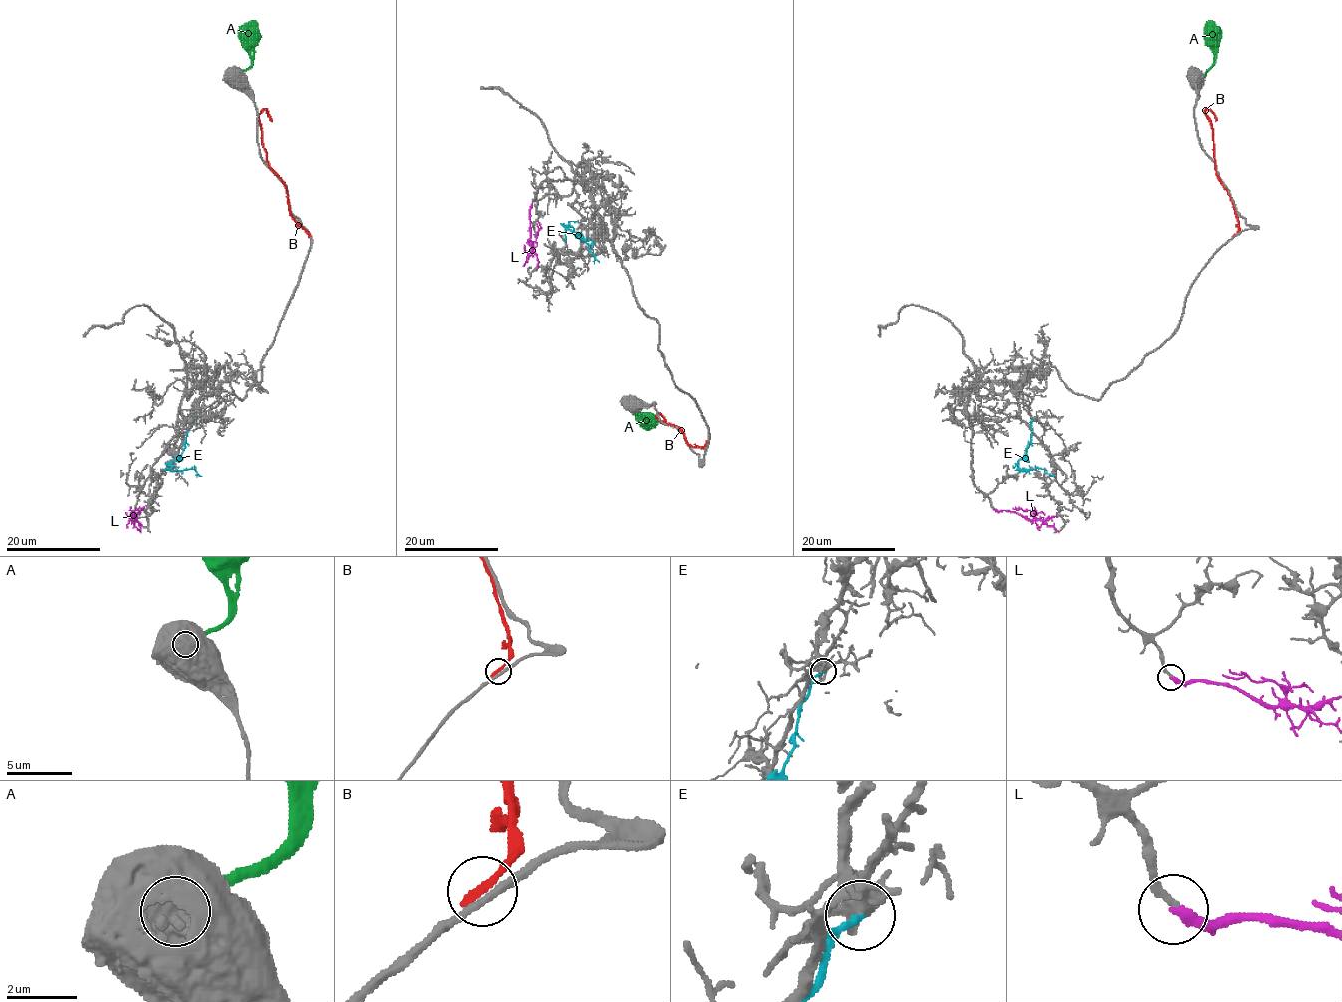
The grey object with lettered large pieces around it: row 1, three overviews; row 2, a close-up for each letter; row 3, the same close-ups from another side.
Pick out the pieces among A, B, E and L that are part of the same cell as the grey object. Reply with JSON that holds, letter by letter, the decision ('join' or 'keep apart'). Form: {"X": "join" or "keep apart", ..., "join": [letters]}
{"A": "keep apart", "B": "keep apart", "E": "keep apart", "L": "join", "join": ["L"]}

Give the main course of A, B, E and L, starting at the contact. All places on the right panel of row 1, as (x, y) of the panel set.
A: (1205, 75), (1217, 54), (1217, 30), (1208, 20)
B: (1234, 235), (1238, 231), (1238, 218), (1232, 199), (1217, 175), (1212, 123), (1205, 112), (1208, 109), (1215, 121)
E: (1034, 420), (1028, 448), (1018, 461), (1018, 468), (1027, 471), (1038, 468), (1055, 477)
L: (994, 509), (1015, 511), (1030, 519), (1035, 516), (1029, 510), (1013, 508)

